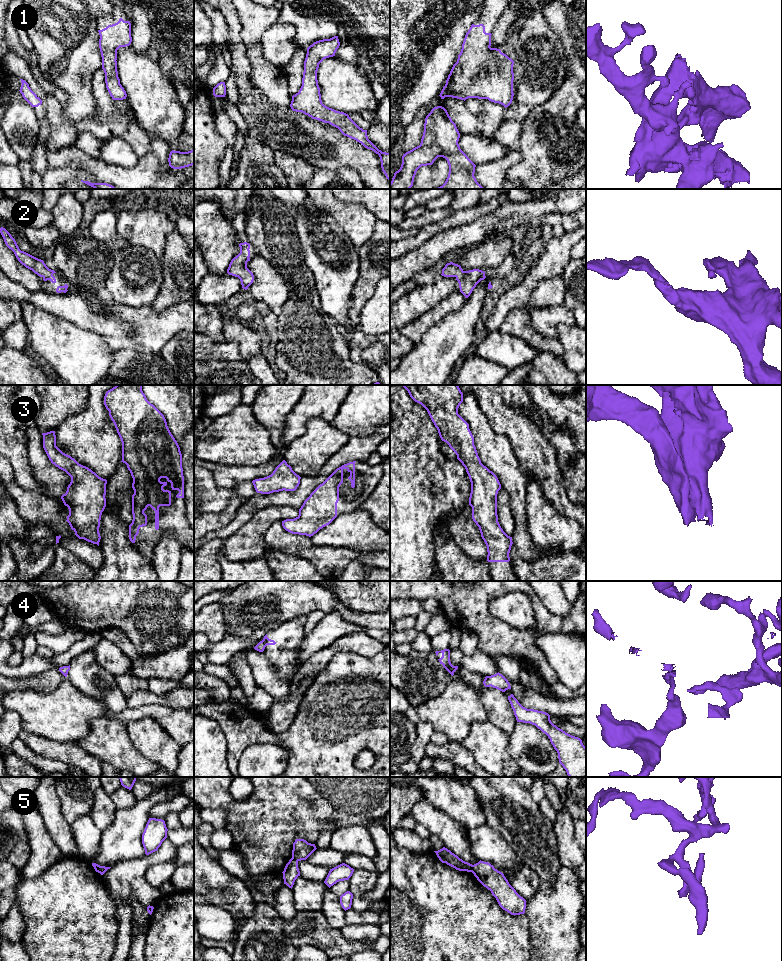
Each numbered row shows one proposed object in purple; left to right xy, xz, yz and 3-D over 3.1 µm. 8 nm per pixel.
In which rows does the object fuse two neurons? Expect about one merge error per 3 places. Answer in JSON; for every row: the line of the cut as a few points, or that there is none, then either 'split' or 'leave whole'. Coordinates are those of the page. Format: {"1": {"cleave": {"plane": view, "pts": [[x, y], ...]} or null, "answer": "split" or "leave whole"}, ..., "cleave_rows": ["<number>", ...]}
{"1": {"cleave": null, "answer": "leave whole"}, "2": {"cleave": null, "answer": "leave whole"}, "3": {"cleave": null, "answer": "leave whole"}, "4": {"cleave": {"plane": "xz", "pts": [[262, 640], [264, 648]]}, "answer": "split"}, "5": {"cleave": {"plane": "yz", "pts": [[473, 865], [471, 871]]}, "answer": "split"}, "cleave_rows": ["4", "5"]}

